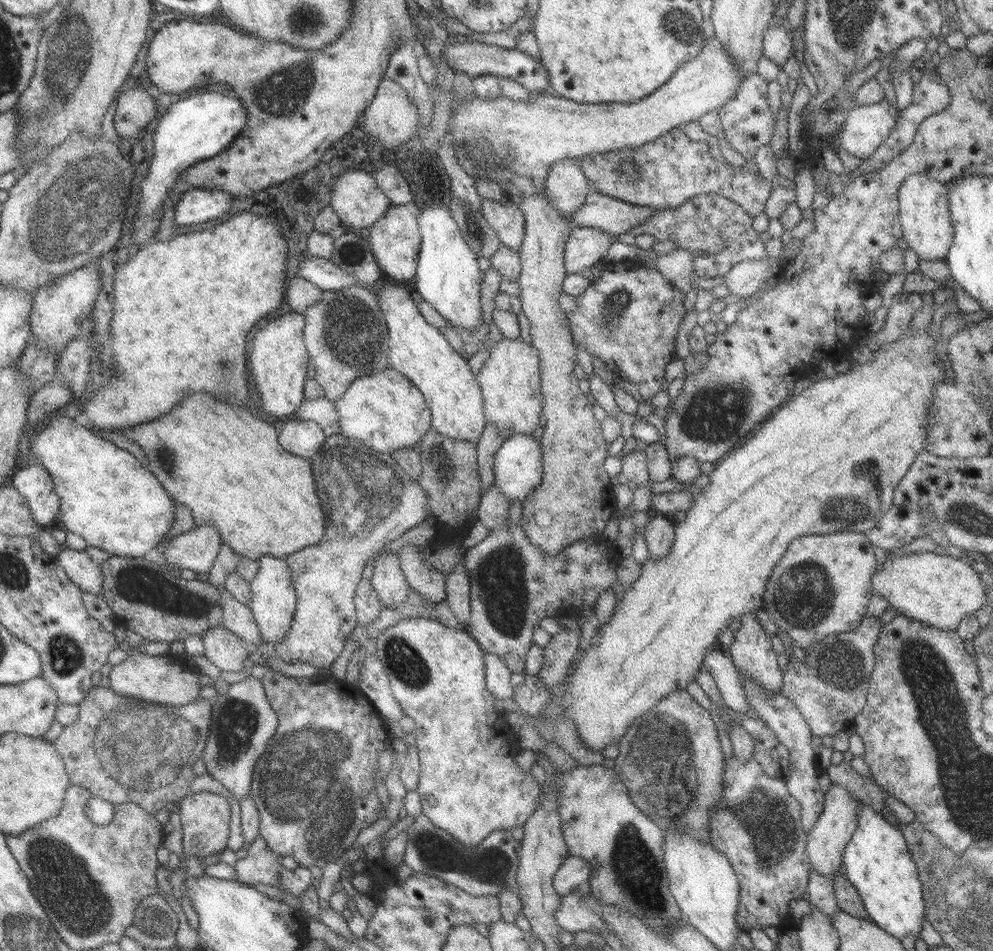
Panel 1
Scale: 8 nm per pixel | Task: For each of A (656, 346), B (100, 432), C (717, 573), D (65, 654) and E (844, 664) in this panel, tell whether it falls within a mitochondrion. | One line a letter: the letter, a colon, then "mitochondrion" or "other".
A: other
B: other
C: other
D: mitochondrion
E: mitochondrion

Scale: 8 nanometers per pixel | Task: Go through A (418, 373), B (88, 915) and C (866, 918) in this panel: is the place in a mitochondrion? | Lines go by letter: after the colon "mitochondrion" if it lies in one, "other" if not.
A: other
B: mitochondrion
C: other

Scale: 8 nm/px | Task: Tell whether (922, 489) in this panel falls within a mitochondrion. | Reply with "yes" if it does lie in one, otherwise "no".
no

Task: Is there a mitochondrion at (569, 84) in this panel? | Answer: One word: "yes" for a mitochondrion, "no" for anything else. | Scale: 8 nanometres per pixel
no

